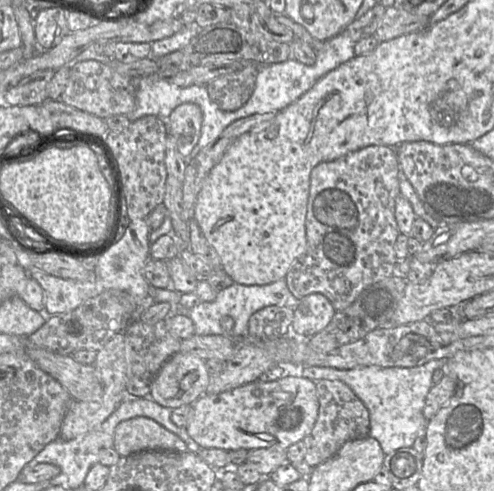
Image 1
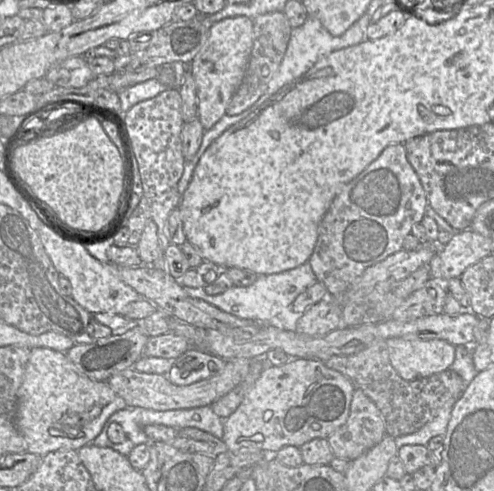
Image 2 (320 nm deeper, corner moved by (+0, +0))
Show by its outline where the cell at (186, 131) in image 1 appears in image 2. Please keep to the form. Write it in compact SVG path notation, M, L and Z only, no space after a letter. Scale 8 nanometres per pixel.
M247 16L225 18L209 27L208 38L193 61L186 65L197 91L197 117L205 131L225 114L232 96L245 76L253 47L253 19Z

